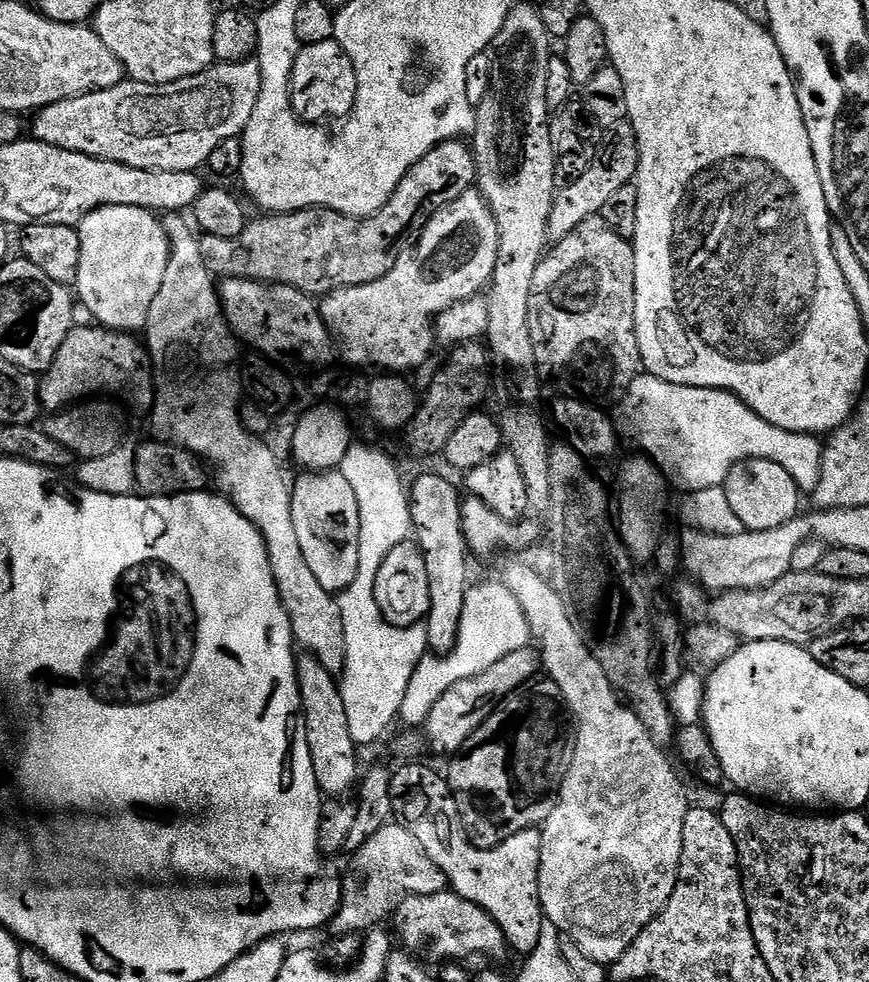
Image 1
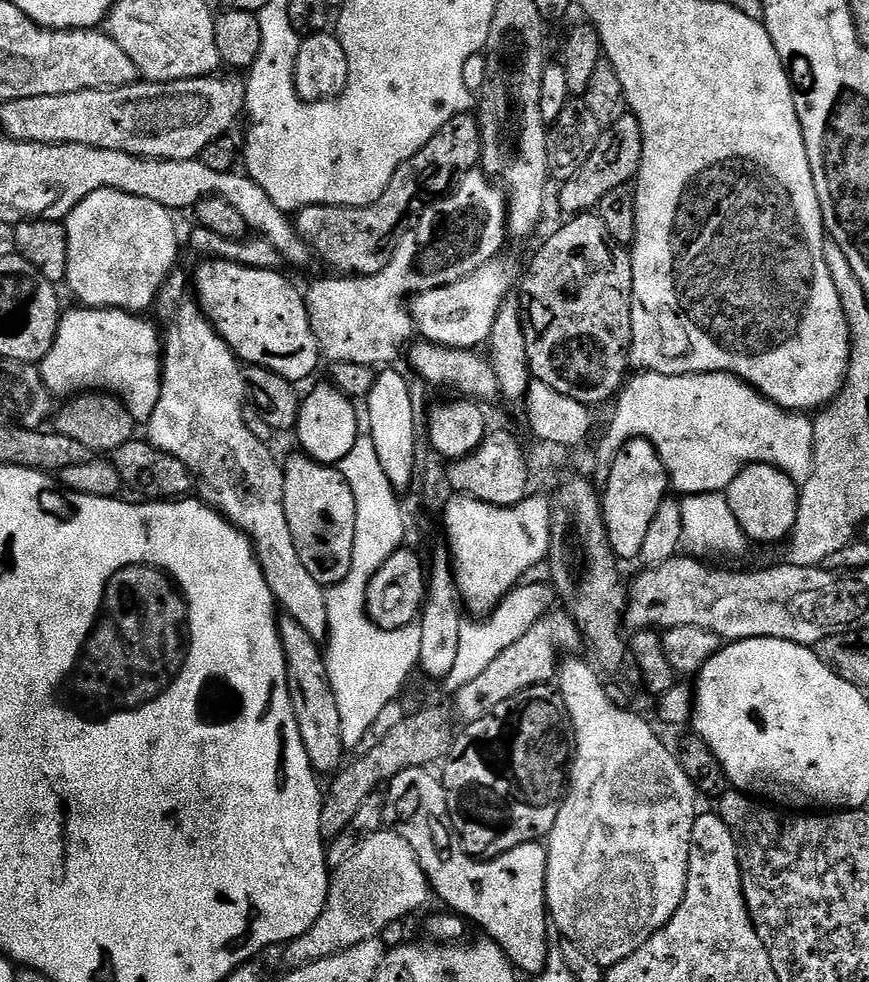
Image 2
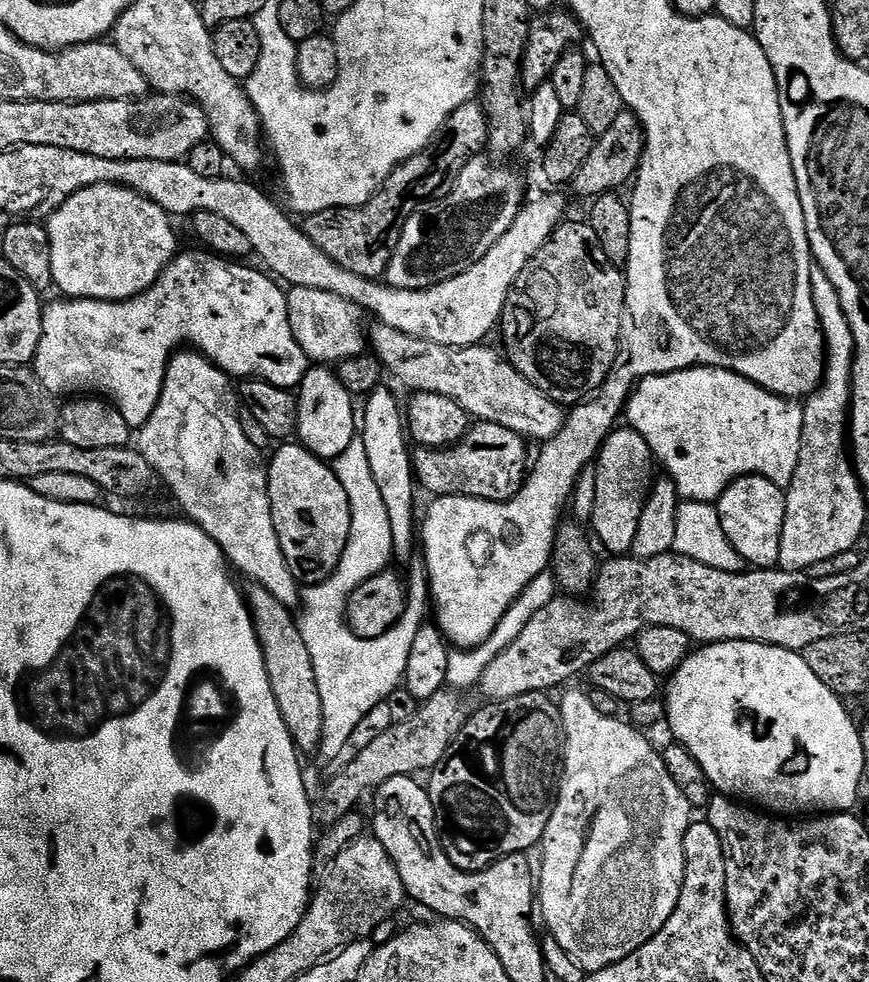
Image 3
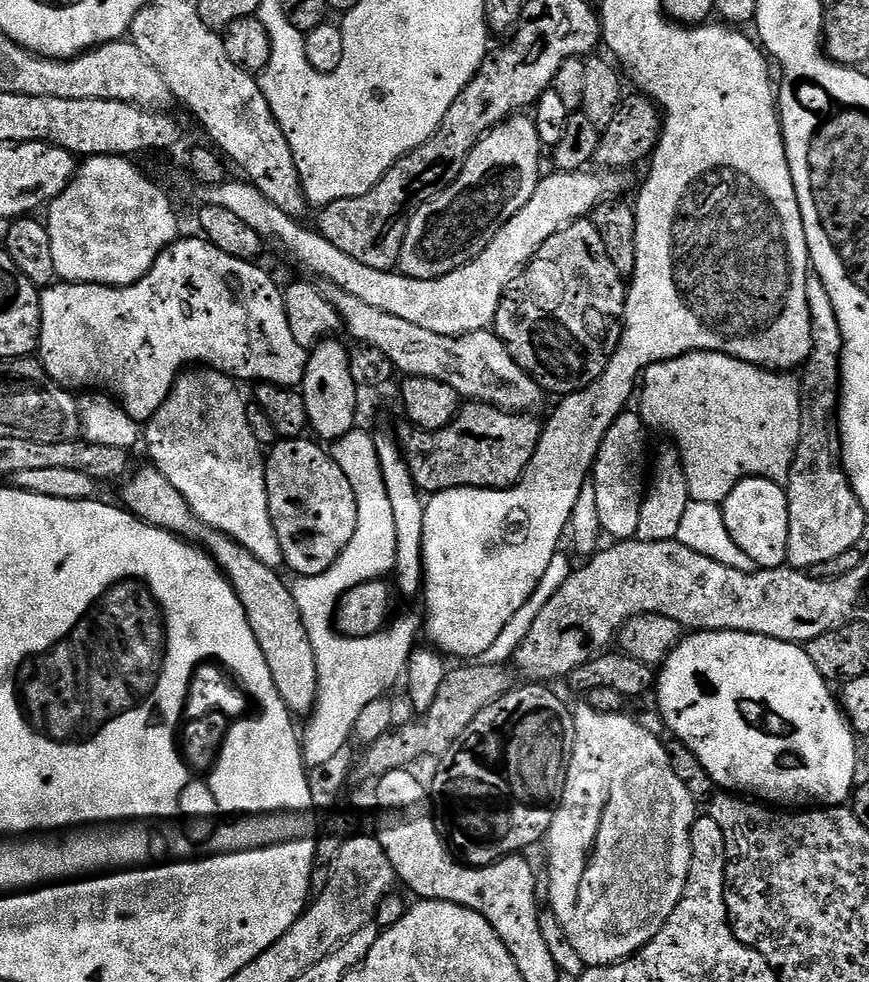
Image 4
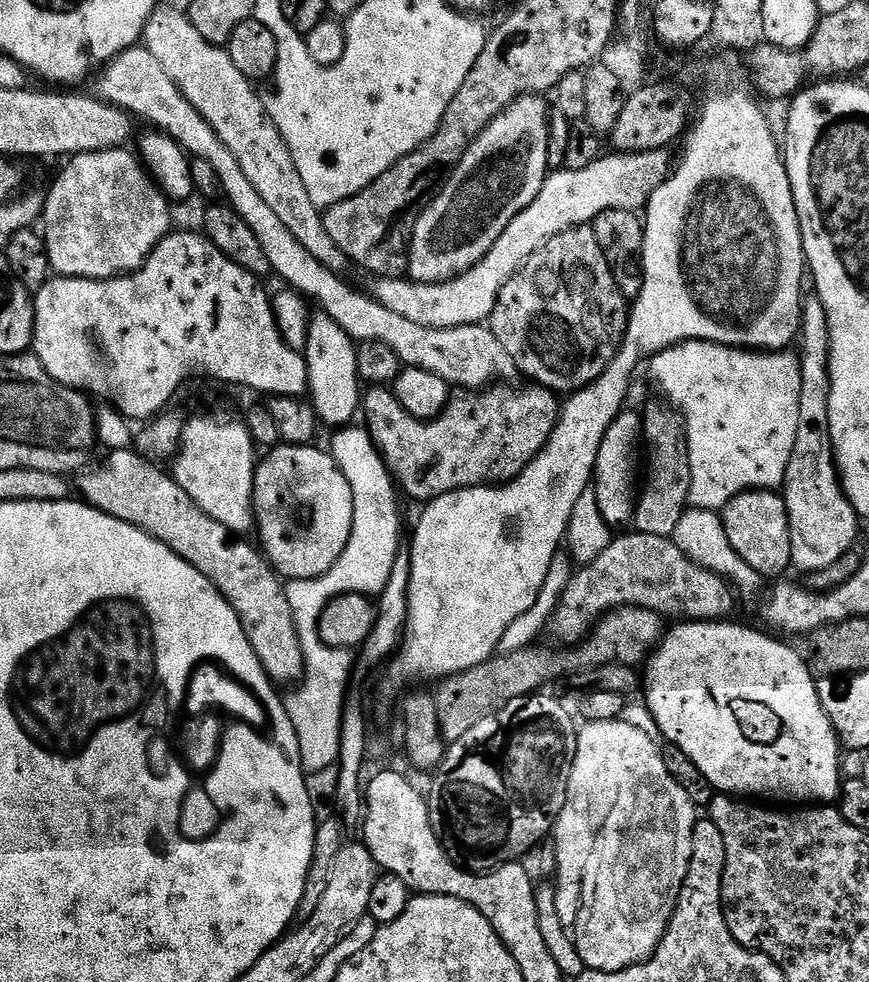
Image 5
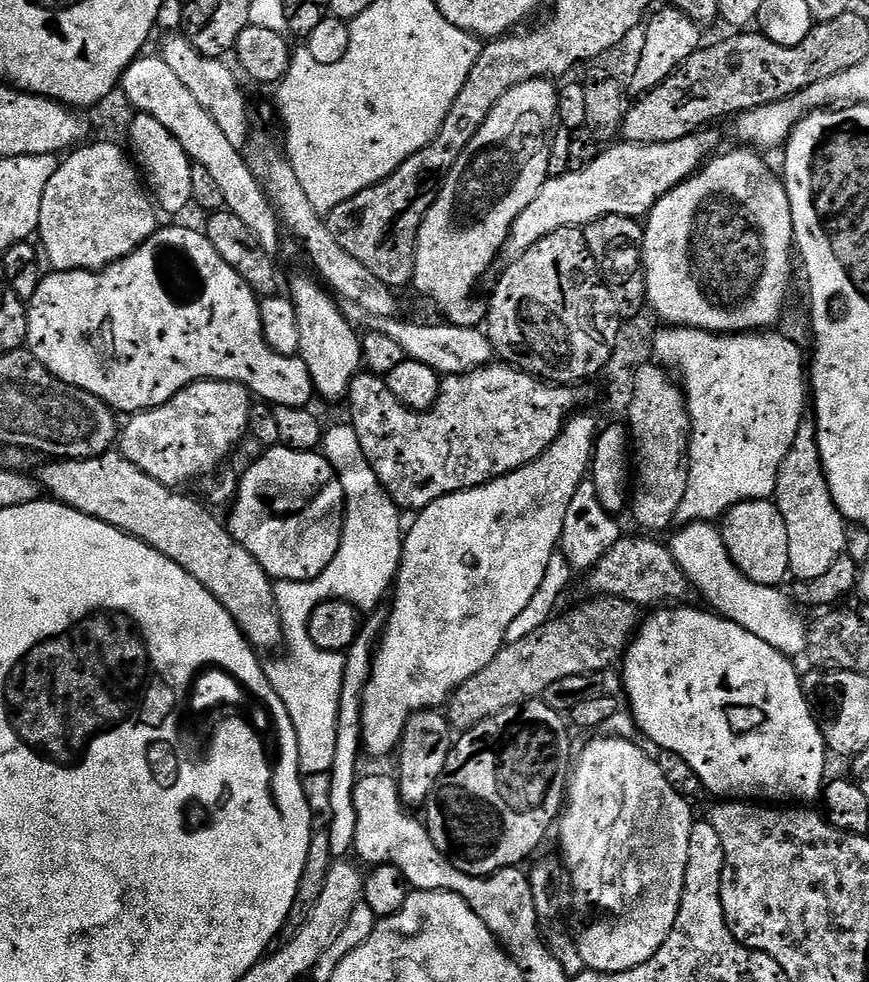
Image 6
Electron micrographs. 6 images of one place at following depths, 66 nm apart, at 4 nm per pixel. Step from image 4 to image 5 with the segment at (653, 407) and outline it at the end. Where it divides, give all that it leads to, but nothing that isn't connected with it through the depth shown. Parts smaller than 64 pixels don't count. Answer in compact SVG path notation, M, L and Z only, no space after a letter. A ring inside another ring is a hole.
M687 340L653 356L647 361L647 368L665 396L663 399L678 410L684 421L690 454L688 502L691 507L720 512L738 494L781 487L798 438L798 394L802 394L802 374L800 357L795 351L765 352L731 348L705 340Z

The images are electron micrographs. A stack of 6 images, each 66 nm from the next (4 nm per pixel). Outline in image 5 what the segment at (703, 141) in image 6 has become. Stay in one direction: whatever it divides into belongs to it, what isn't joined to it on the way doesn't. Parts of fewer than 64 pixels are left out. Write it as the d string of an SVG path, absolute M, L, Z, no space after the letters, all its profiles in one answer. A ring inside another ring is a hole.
M664 150L658 152L616 152L611 154L612 156L601 155L600 159L594 162L594 166L586 166L586 170L553 171L544 179L542 190L538 190L538 198L534 198L534 202L530 202L530 206L526 206L526 210L522 210L522 214L514 217L510 226L506 226L506 230L502 230L502 238L498 238L498 242L494 242L494 246L490 246L490 250L486 254L486 258L482 258L482 262L478 262L473 268L463 272L461 276L455 276L454 279L447 280L444 284L419 284L417 280L411 278L398 280L380 278L375 281L376 285L370 288L371 295L379 304L386 306L386 310L394 310L394 314L399 314L400 317L406 318L410 322L418 322L418 326L457 328L467 324L484 324L491 317L502 286L506 286L506 282L510 282L520 273L525 262L547 240L571 228L591 225L596 216L606 210L626 210L639 213L641 210L647 209L648 199L652 197L654 190L658 190L658 186L662 186L664 179L670 175L668 154Z

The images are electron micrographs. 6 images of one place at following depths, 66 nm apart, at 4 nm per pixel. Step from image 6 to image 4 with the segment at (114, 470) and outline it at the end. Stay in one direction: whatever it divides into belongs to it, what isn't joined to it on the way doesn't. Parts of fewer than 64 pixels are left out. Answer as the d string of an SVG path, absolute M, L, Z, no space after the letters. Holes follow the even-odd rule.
M155 466L147 467L138 469L136 473L133 471L123 481L124 489L120 492L124 499L123 507L145 524L173 532L182 540L200 542L204 536L204 551L216 561L224 577L232 583L232 589L246 610L250 630L254 630L254 638L258 638L258 646L266 658L266 666L270 666L270 678L274 678L274 686L278 686L282 702L297 717L307 717L316 704L318 668L315 666L314 651L306 634L306 626L302 626L298 606L291 589L286 584L284 586L284 580L279 576L281 573L258 562L250 550L243 548L237 540L232 540L224 532L205 528L194 510L190 510L186 498L182 498L182 494L170 486L170 478L166 478Z

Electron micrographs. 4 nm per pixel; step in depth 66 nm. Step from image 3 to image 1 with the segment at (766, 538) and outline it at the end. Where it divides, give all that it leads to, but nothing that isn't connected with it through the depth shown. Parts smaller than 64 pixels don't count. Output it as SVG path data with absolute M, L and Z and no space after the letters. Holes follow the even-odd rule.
M754 458L738 462L738 466L730 470L722 487L730 498L730 506L734 506L738 518L743 522L745 529L750 532L772 530L774 526L782 526L801 511L802 493L799 485L784 467L773 460Z

